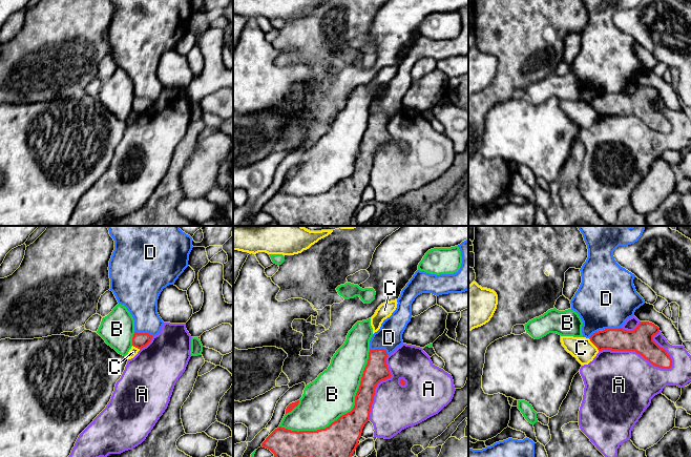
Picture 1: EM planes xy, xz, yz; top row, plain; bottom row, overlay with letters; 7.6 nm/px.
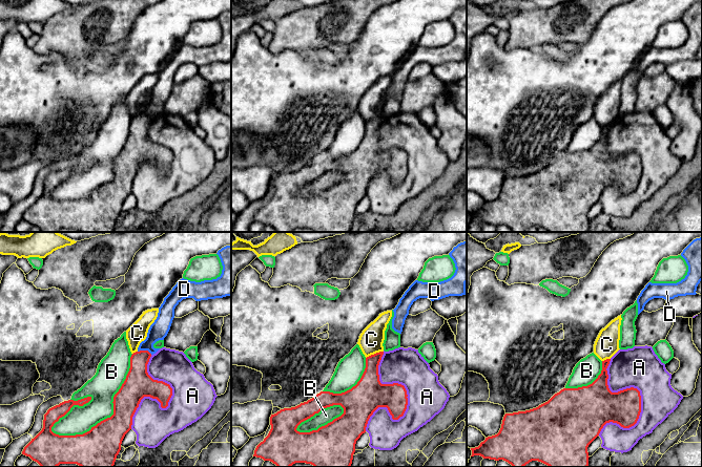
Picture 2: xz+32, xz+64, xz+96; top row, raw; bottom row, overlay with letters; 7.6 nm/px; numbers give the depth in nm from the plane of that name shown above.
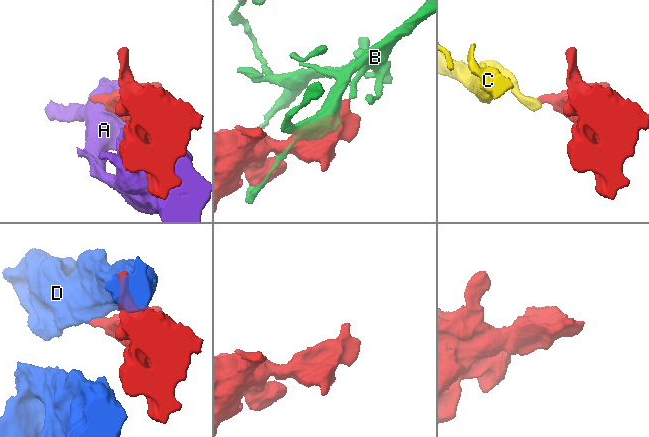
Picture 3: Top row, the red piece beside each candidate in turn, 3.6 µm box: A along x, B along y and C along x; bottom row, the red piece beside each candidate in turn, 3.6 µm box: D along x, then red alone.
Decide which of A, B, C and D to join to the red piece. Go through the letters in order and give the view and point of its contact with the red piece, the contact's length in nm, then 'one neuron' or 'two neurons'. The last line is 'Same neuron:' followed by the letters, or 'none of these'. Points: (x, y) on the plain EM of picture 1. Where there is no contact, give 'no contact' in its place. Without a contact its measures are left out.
A: meets red in yz at (635, 116); contact 600 nm long; two neurons
B: meets red in xz at (347, 178); contact 900 nm long; two neurons
C: meets red in yz at (593, 108); contact 130 nm long; two neurons
D: meets red in xz at (379, 113); contact 150 nm long; two neurons
Same neuron: none of these

